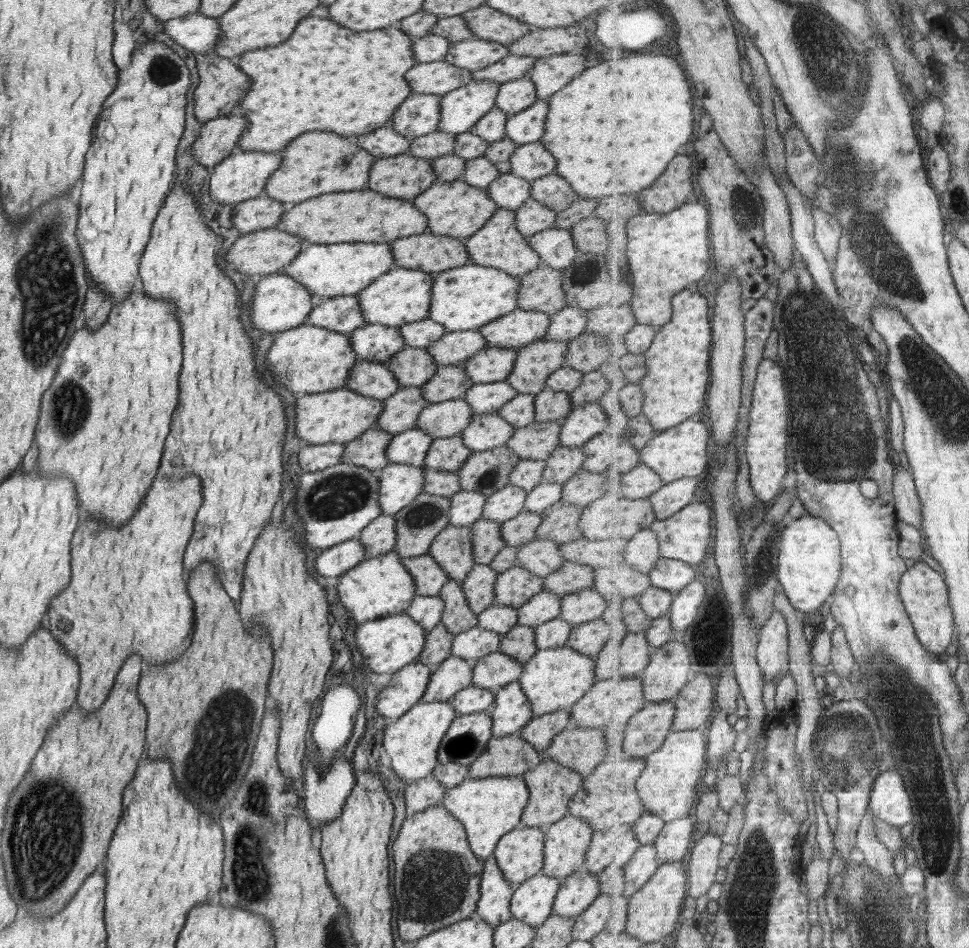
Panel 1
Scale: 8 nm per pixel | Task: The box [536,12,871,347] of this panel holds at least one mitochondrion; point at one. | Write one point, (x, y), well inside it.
(810, 36)

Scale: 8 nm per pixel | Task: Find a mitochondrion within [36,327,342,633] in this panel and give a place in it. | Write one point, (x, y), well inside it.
(69, 407)

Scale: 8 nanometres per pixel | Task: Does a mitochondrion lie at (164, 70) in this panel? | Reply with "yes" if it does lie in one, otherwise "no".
yes

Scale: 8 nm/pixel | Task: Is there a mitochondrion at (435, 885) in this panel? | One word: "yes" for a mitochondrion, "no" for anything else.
yes

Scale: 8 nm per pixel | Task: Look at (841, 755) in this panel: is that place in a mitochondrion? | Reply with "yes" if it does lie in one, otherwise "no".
yes

